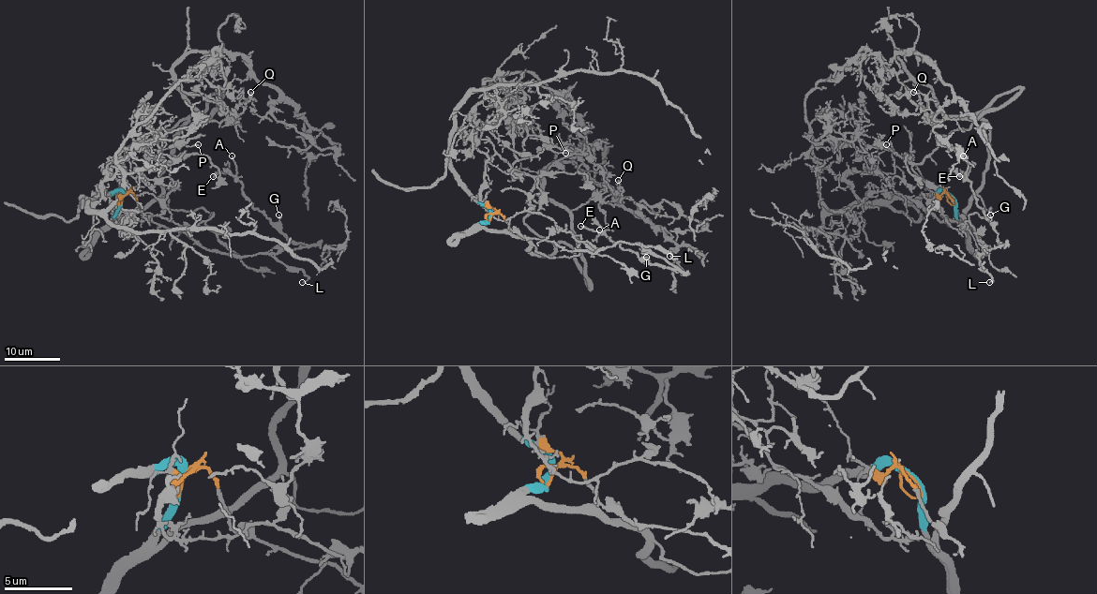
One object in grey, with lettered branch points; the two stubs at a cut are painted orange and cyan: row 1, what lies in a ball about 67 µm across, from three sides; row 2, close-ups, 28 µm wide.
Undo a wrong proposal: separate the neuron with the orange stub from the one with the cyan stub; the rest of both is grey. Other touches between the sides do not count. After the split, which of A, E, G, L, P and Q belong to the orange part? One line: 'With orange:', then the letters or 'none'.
With orange: A, E, G, L

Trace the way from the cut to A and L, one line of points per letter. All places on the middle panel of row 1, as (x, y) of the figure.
A: (488, 219), (499, 214), (527, 237), (565, 250), (596, 253), (637, 243), (673, 267), (642, 261), (599, 230)
L: (488, 219), (499, 214), (527, 237), (570, 251), (596, 253), (619, 242), (668, 250), (674, 259), (670, 256)

